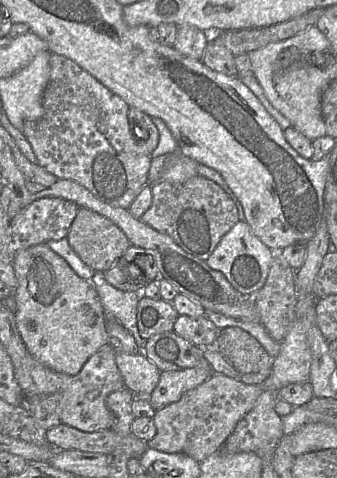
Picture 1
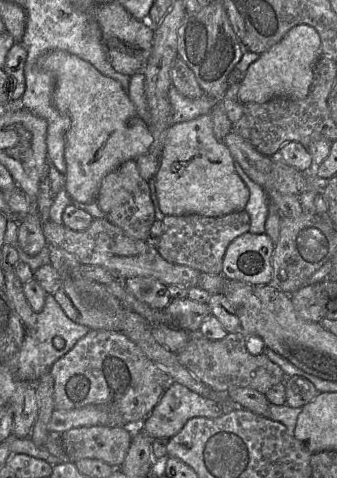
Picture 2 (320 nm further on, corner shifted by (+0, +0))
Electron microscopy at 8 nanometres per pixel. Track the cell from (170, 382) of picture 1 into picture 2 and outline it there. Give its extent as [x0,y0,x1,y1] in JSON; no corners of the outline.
[137,382,228,439]

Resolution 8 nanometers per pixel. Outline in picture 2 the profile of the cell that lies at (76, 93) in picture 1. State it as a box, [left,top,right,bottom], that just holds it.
[95,160,156,242]

